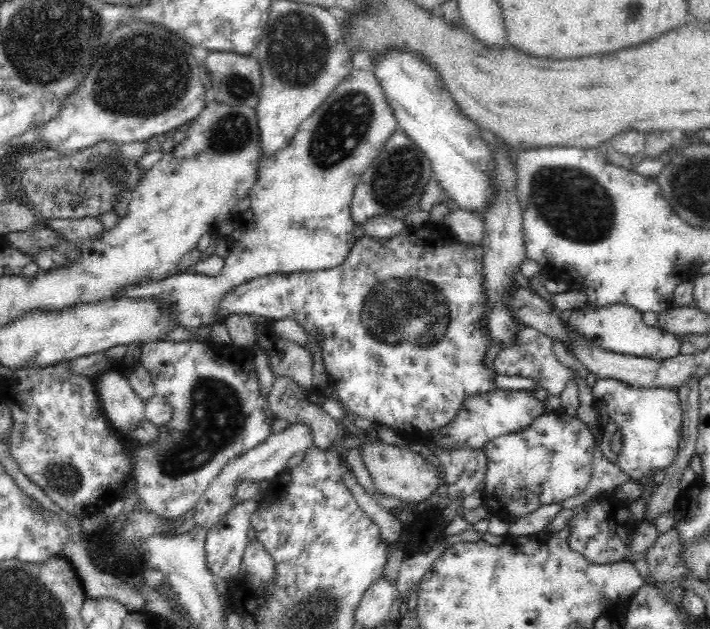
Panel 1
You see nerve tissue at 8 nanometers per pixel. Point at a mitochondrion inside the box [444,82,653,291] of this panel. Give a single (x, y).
(574, 204)

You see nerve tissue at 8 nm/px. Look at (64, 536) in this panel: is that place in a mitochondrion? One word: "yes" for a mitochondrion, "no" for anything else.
no

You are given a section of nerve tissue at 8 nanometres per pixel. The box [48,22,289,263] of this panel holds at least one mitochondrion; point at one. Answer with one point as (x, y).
(145, 72)

